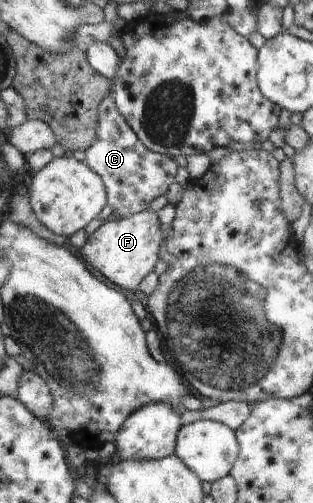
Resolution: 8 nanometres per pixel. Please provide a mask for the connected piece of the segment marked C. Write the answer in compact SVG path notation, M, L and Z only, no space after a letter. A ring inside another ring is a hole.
M111 92L103 98L98 106L96 139L85 151L85 162L104 182L107 193L107 204L112 208L114 217L128 217L149 209L151 201L157 196L165 195L169 186L175 181L178 164L171 157L149 150L139 137L131 130L124 116L117 110Z

